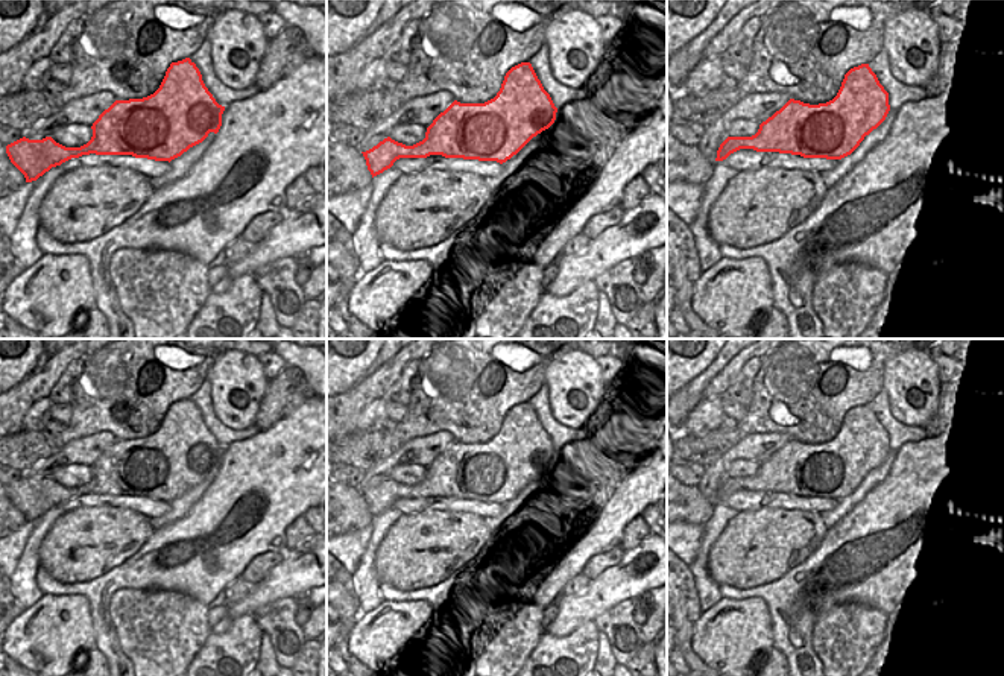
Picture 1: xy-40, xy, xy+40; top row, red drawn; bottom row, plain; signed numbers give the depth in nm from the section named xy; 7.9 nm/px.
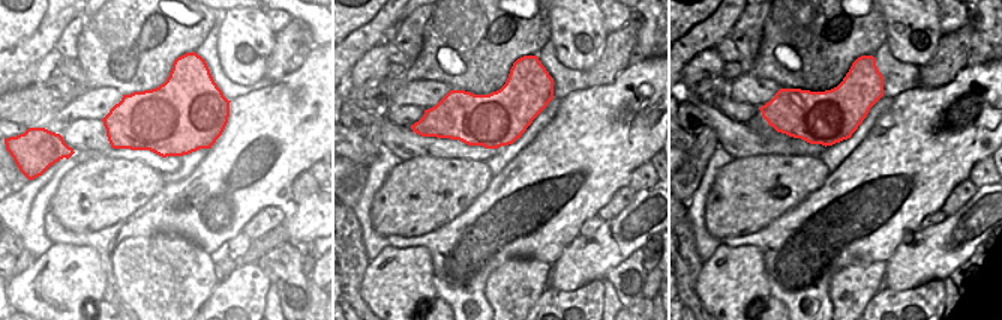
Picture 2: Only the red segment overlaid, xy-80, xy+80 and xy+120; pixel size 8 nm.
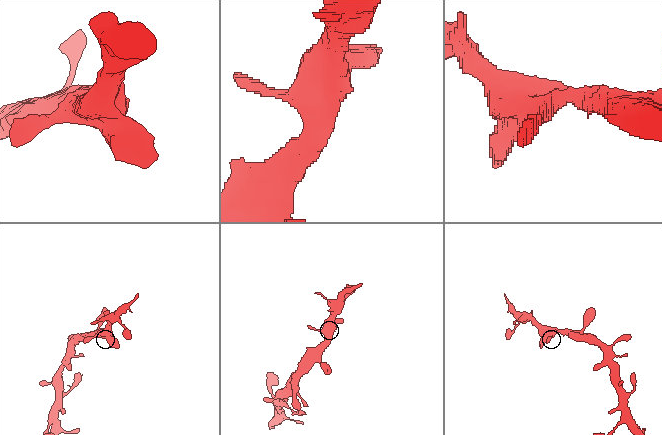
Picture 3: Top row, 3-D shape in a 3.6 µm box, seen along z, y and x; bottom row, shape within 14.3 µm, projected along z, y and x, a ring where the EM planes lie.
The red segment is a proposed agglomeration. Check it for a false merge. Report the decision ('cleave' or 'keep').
keep

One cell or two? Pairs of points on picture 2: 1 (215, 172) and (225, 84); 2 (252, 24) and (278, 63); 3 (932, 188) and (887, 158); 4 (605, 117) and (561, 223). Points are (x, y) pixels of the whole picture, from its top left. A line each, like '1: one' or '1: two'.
1: two
2: two
3: one
4: one

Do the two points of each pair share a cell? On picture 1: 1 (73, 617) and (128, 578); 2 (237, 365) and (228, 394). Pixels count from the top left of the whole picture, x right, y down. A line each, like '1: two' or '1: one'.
1: two
2: one

